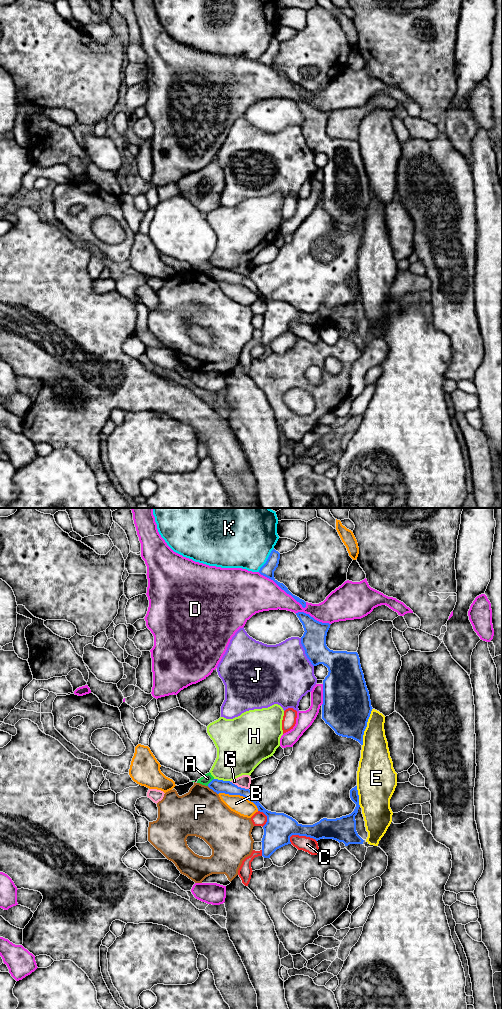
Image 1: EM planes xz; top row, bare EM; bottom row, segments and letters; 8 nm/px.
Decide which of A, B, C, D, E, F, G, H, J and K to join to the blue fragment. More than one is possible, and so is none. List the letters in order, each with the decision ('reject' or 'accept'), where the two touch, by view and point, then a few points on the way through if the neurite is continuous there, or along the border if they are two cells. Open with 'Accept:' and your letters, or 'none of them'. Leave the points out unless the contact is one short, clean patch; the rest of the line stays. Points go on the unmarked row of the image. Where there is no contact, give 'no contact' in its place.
Accept: none of them
A: reject; contact xz (210, 270); border xz (213, 266), (207, 273)
B: reject; contact xz (239, 282)
C: reject; contact xz (303, 323)
D: reject; contact xz (282, 77)
E: reject; contact xz (366, 214)
F: reject; contact xz (212, 277); border xz (207, 274), (217, 282)
G: reject; contact xz (239, 275); border xz (229, 269), (248, 277)
H: reject; contact xz (222, 268); border xz (214, 266), (229, 269)
J: reject; contact xz (305, 140); border xz (300, 126), (305, 143), (313, 154)
K: reject; contact xz (267, 48)

